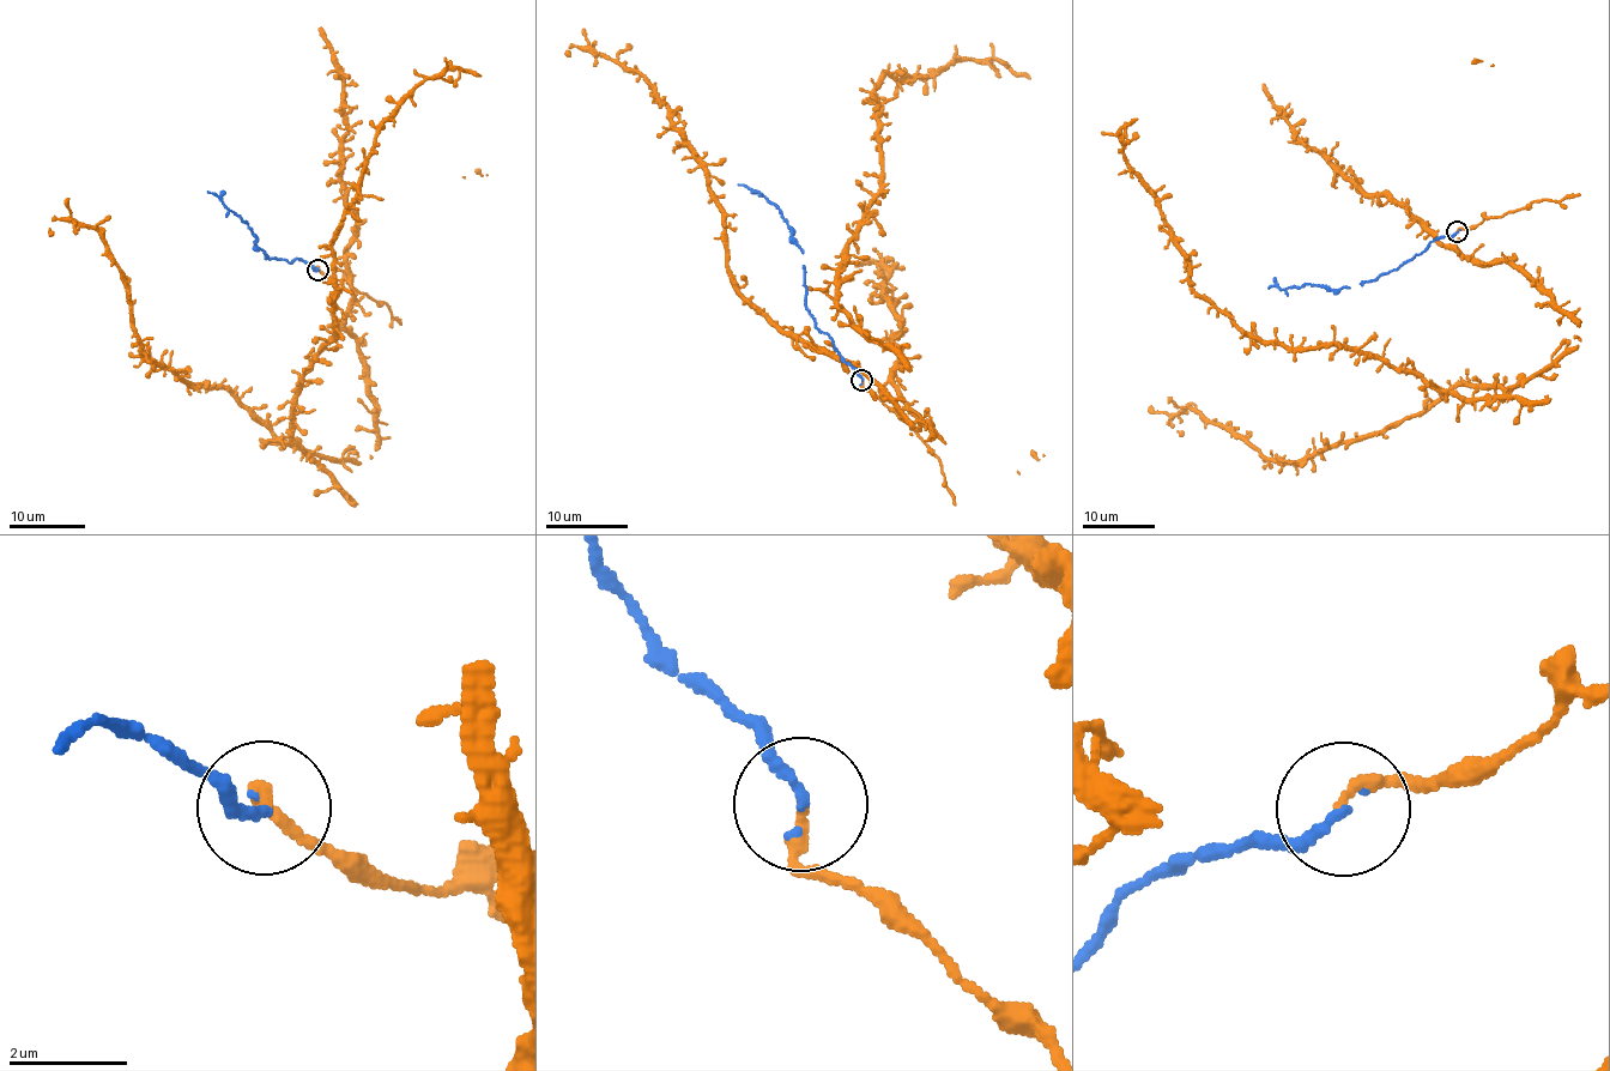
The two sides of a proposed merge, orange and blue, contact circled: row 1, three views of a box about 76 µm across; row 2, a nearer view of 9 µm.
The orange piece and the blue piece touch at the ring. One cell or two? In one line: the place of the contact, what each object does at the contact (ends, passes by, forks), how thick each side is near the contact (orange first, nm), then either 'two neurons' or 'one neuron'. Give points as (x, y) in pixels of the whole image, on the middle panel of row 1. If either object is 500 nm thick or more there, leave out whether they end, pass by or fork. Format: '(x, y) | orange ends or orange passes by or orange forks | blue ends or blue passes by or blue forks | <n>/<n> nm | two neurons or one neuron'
(861, 380) | orange ends | blue ends | 220/170 nm | one neuron

